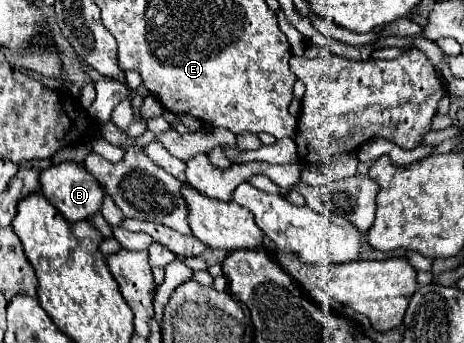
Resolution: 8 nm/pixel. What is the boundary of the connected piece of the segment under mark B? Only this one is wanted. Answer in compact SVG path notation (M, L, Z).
M61 162L61 164L55 164L47 170L43 170L41 172L41 192L47 196L47 200L51 200L51 204L57 210L61 210L61 214L69 222L89 220L95 212L101 210L101 204L105 198L105 192L101 188L101 184L97 182L97 178L91 176L89 170L77 162Z

